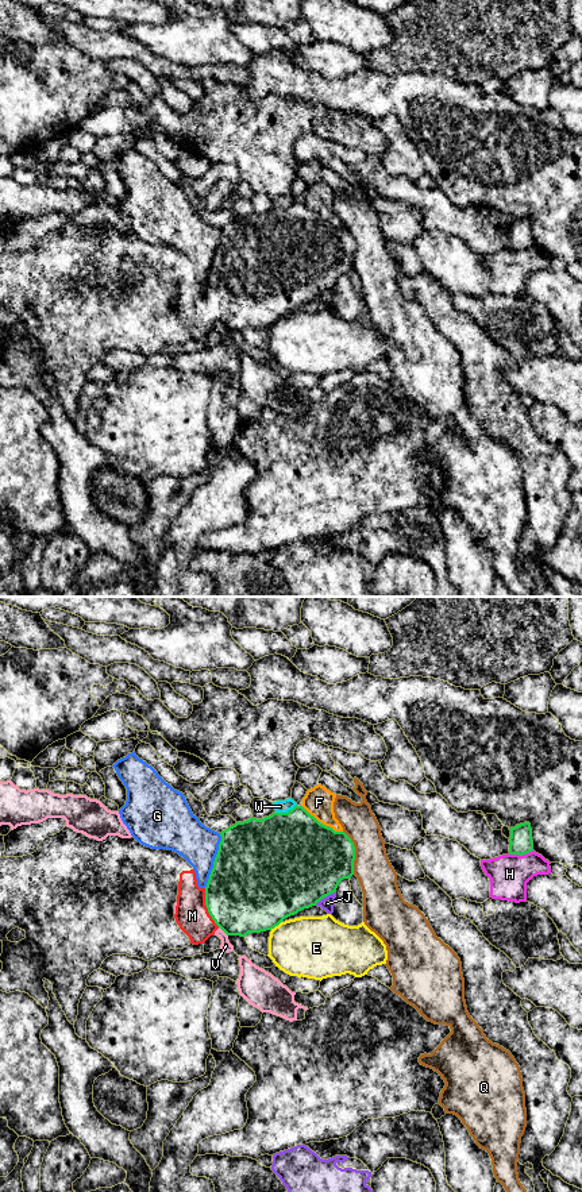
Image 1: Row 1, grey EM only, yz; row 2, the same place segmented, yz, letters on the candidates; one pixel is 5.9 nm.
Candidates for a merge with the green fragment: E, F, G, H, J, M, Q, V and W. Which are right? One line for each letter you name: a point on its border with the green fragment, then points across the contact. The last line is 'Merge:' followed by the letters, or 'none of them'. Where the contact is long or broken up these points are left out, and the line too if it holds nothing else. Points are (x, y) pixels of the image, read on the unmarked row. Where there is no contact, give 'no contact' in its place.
M: contact yz (207, 303)
Merge: M

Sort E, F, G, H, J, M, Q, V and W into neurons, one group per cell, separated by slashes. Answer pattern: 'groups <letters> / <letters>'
groups E / F W / G / H / J / M / Q / V

